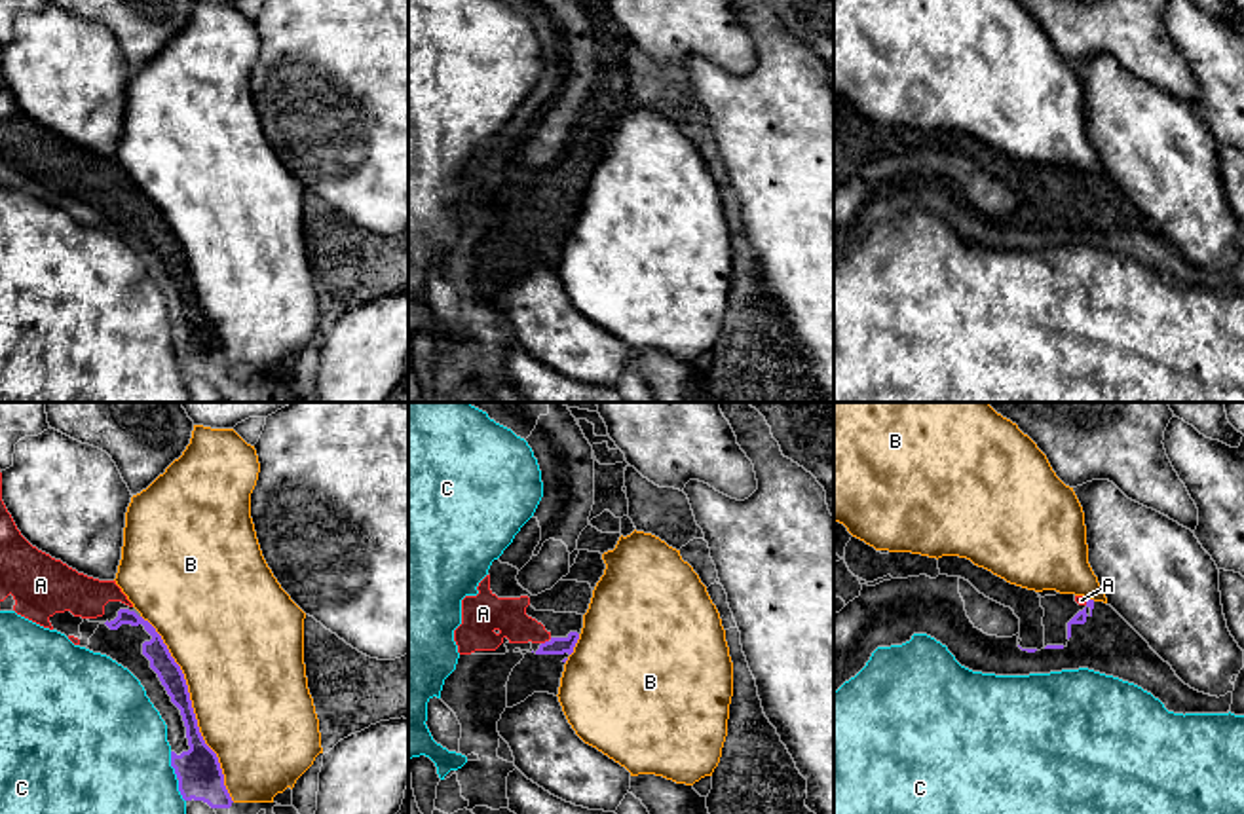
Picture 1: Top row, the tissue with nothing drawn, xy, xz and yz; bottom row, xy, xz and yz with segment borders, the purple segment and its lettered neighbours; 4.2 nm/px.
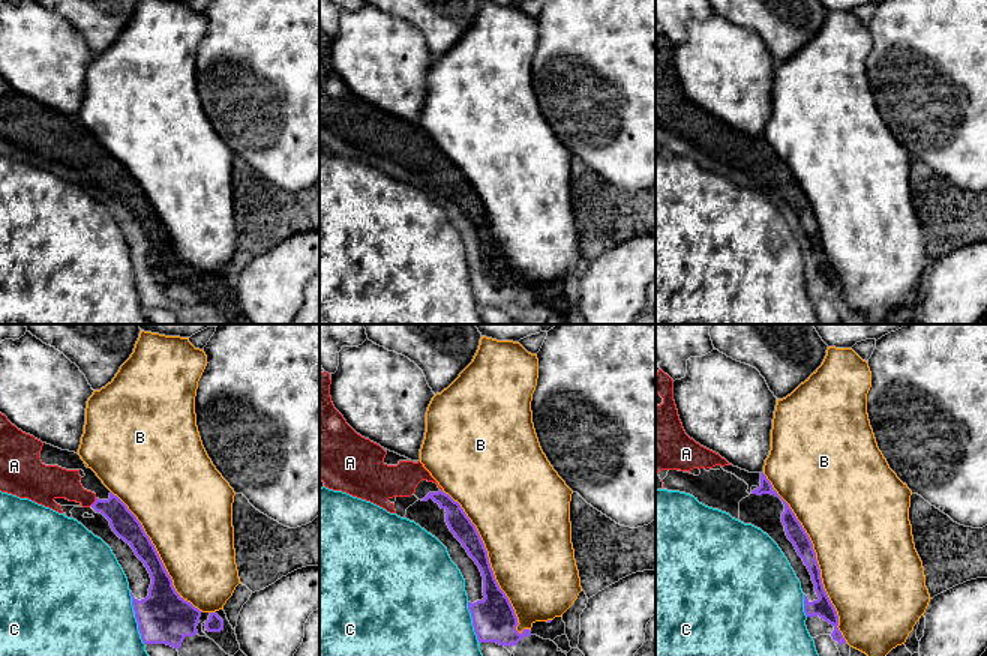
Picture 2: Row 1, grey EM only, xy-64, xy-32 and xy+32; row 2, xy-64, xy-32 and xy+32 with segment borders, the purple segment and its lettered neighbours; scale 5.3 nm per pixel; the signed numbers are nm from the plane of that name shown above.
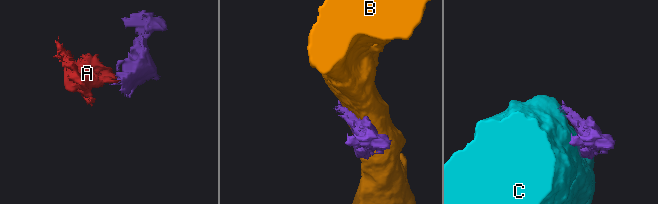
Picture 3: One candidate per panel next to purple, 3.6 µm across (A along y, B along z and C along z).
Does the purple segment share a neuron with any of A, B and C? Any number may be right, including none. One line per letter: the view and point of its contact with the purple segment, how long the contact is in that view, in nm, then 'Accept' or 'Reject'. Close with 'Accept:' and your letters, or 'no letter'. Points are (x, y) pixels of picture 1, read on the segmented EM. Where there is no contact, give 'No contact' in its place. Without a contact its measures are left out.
A: Touches purple at xz (546, 642). Shared border 50 nm. Accept
B: Touches purple at xy (192, 708). Shared border 900 nm. Reject
C: Touches purple at xy (171, 765). Shared border 120 nm. Reject
Accept: A

